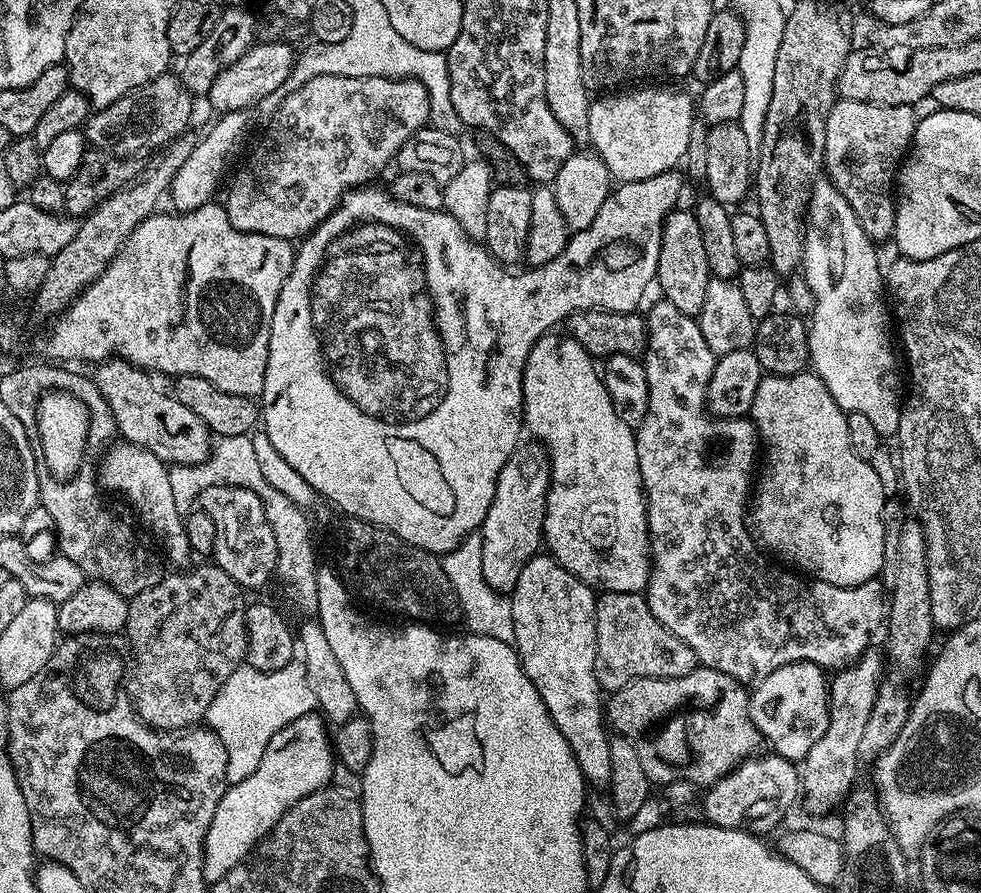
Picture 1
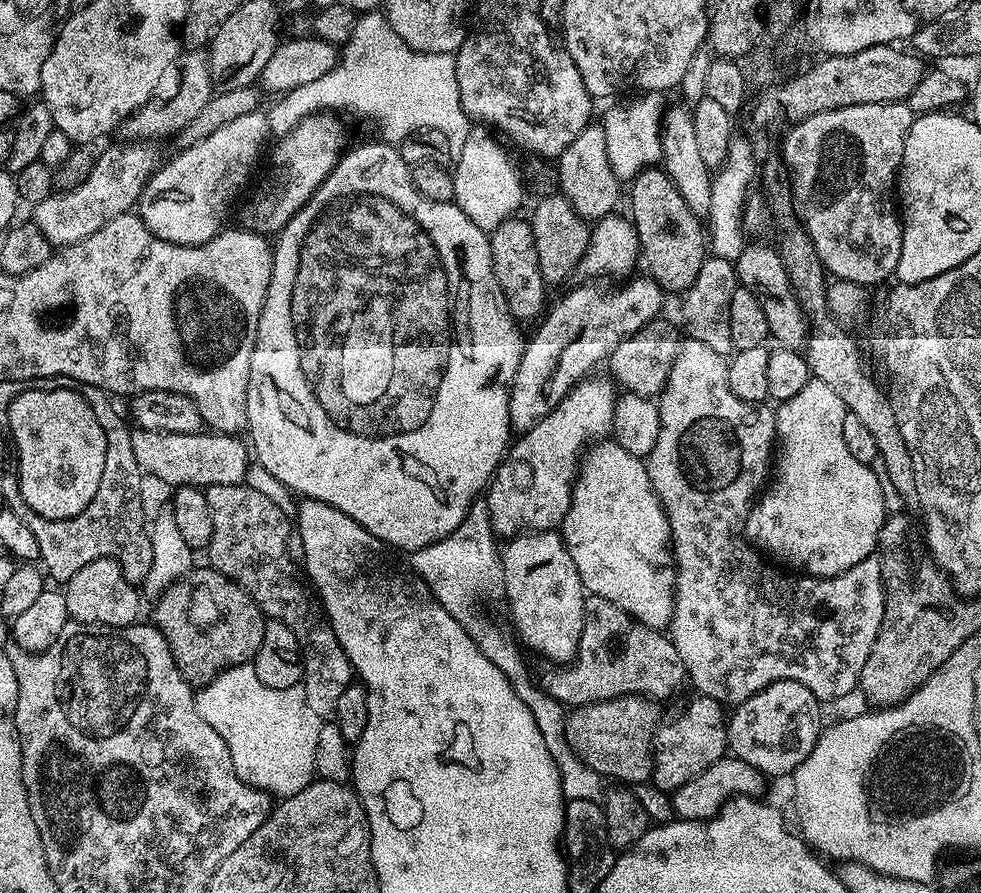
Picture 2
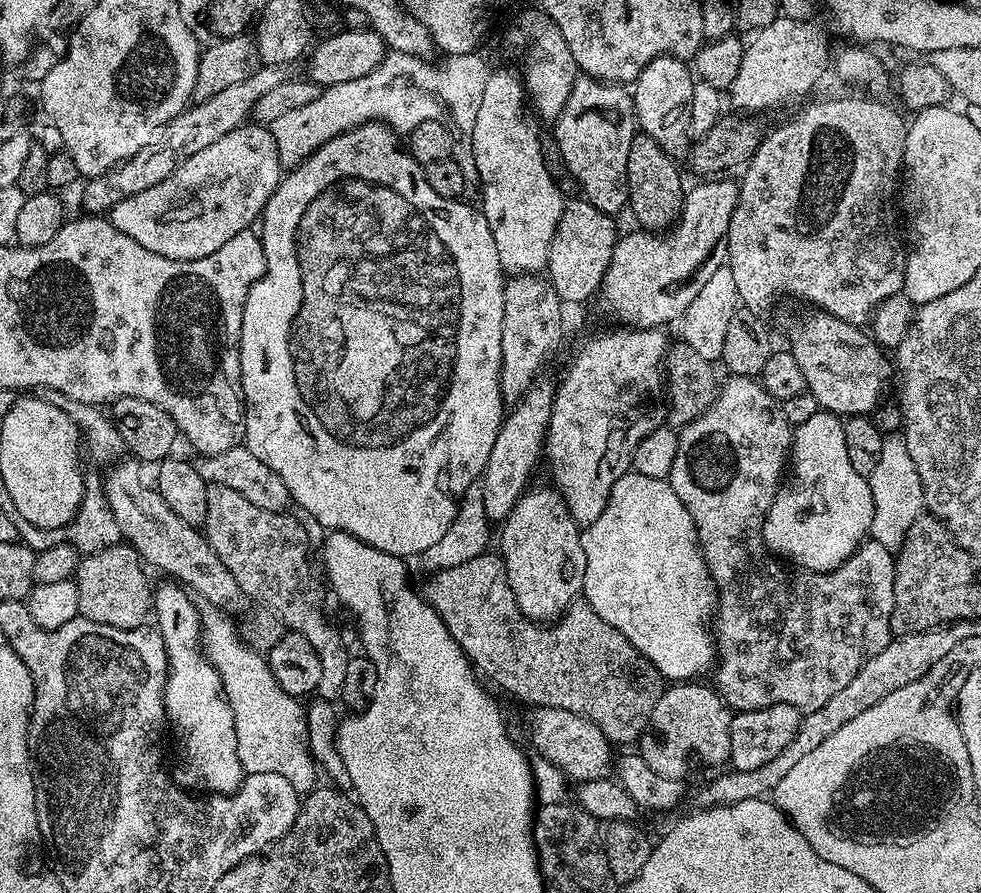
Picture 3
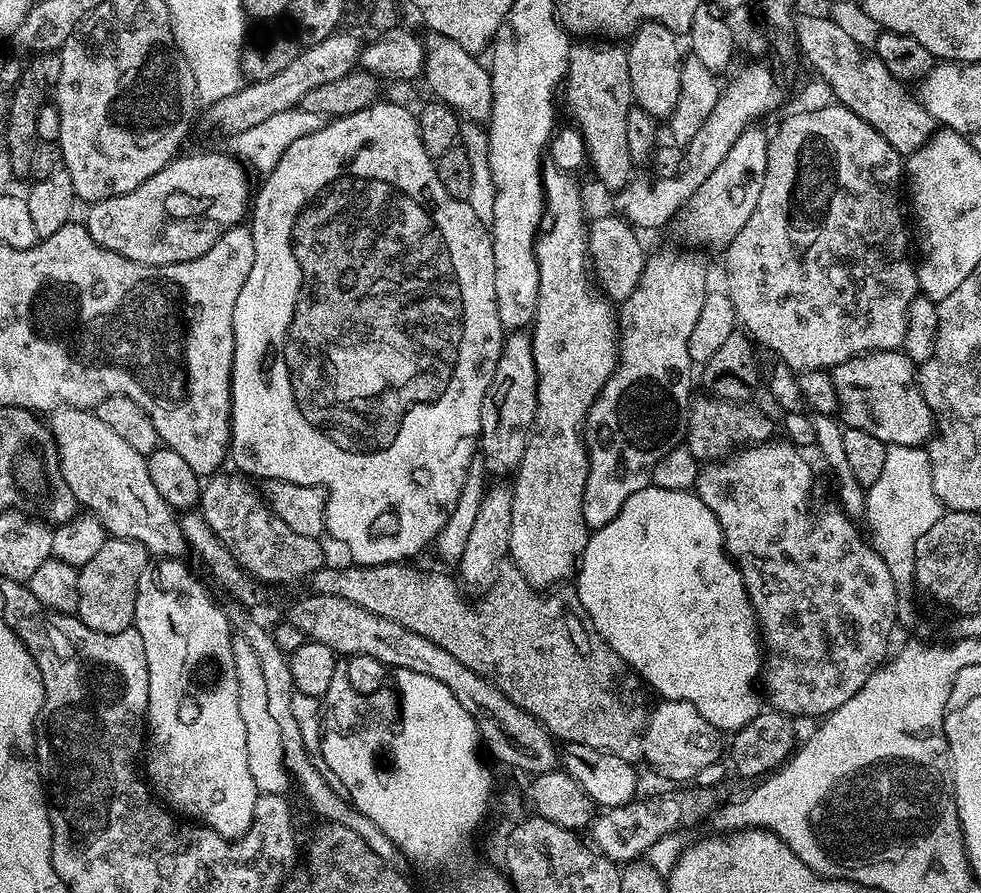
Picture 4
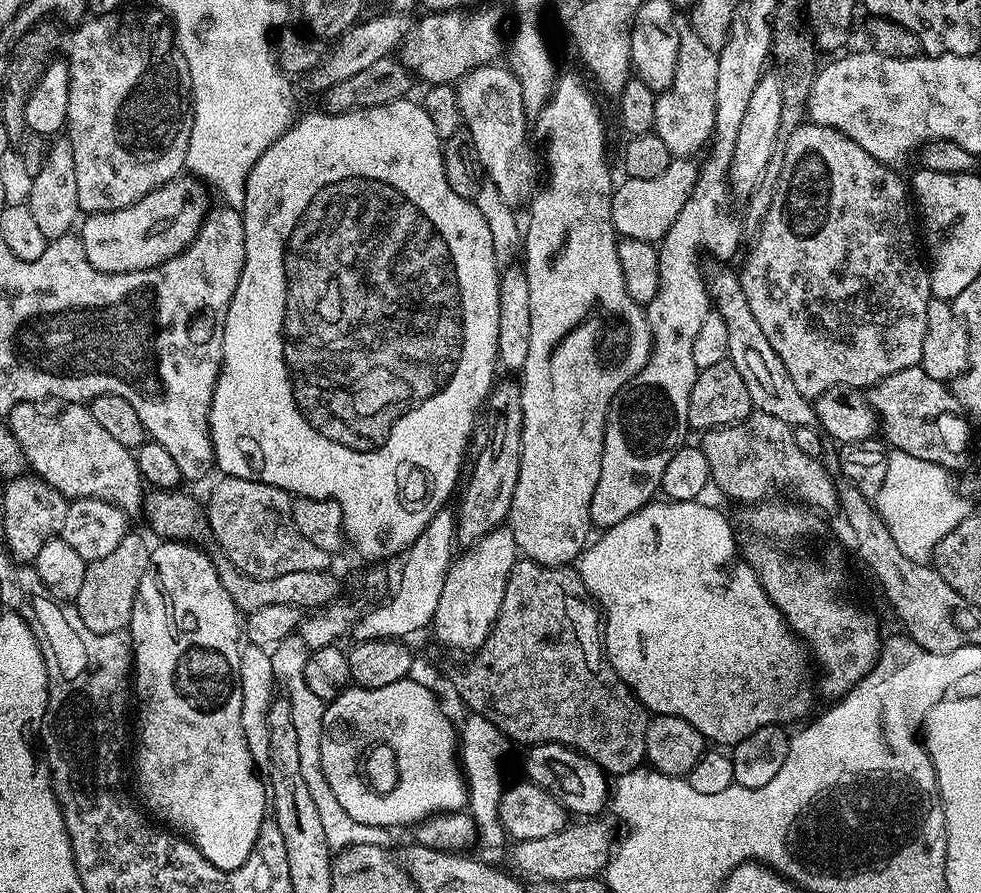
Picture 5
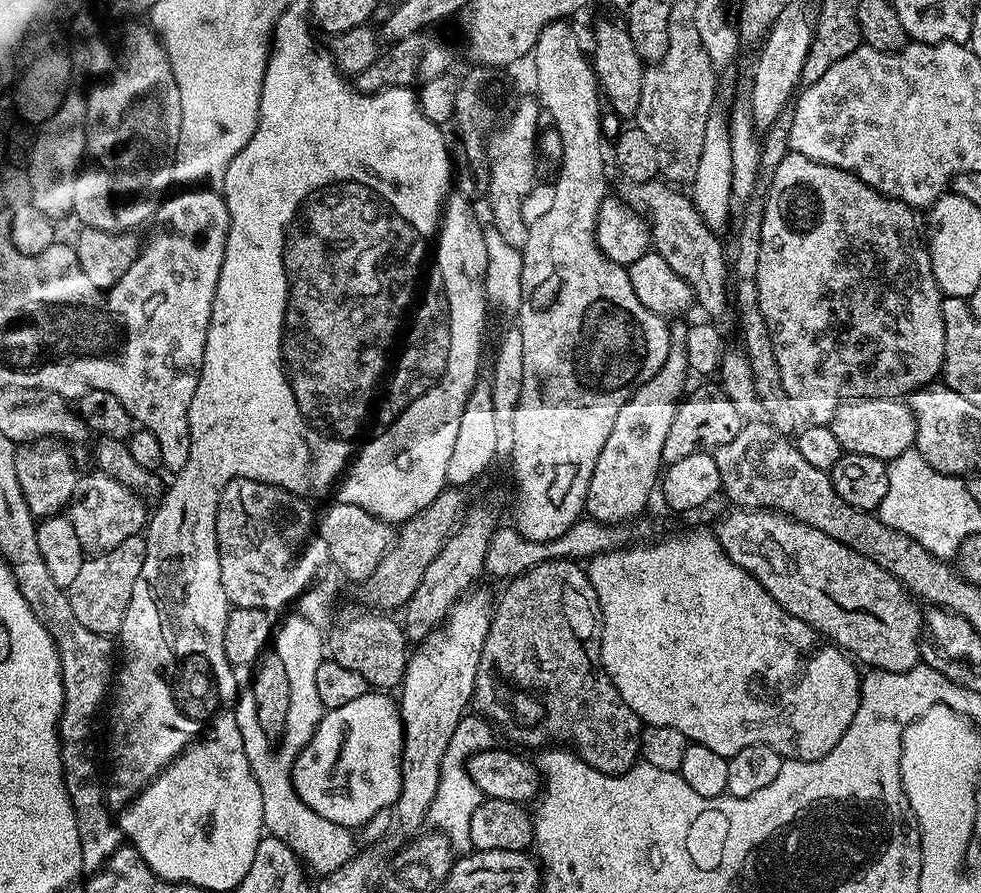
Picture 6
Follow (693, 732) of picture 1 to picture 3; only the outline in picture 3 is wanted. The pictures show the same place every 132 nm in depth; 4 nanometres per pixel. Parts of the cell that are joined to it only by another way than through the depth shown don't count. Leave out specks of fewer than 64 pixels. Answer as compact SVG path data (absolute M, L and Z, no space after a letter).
M533 707L528 716L532 744L547 763L561 769L569 781L583 782L608 776L614 768L614 745L594 722L570 710Z

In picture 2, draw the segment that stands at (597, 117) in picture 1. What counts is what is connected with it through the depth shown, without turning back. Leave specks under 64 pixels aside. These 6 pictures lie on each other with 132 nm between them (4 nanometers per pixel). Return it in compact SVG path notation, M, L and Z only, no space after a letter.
M640 94L629 104L620 104L608 112L608 117L602 120L606 134L606 150L610 154L610 170L622 182L630 182L645 168L651 168L661 163L662 138L660 130L664 122L666 104L656 94Z

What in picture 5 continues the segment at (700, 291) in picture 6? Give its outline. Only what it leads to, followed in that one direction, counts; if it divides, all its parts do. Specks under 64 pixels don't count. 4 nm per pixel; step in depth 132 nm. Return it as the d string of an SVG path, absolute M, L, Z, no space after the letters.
M718 270L708 276L708 295L713 309L726 323L728 359L750 390L753 407L760 412L771 414L792 427L810 425L815 427L816 409L804 395L799 394L797 387L790 381L782 360L774 350L772 339L763 326L760 318L753 315L748 299L739 280L733 271Z

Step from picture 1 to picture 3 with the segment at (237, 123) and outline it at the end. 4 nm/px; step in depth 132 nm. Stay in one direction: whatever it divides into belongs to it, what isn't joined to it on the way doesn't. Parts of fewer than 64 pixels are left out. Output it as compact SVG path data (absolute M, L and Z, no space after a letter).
M246 122L232 130L230 134L218 139L213 145L206 146L197 154L191 155L186 162L182 162L182 166L178 166L178 170L174 170L174 174L170 174L170 178L162 178L162 182L158 182L158 186L150 186L150 190L142 190L142 194L127 196L122 202L118 202L110 210L110 219L115 228L122 230L122 234L134 238L134 242L146 246L146 250L154 250L154 254L162 254L162 258L170 258L171 260L194 261L212 254L219 247L224 246L230 238L234 238L235 234L247 231L252 226L251 223L261 217L265 205L268 204L269 198L272 197L281 179L282 169L278 162L278 146L274 141L271 129L255 122Z

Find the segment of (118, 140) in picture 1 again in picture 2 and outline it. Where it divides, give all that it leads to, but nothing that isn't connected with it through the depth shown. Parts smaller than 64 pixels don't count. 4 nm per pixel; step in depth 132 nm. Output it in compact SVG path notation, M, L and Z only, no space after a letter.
M184 50L178 57L178 69L180 68L180 81L176 84L172 96L157 94L151 100L147 100L137 112L132 112L121 123L118 136L124 142L158 142L162 136L173 133L179 134L198 113L206 107L206 102L214 95L214 85L208 54L204 50Z

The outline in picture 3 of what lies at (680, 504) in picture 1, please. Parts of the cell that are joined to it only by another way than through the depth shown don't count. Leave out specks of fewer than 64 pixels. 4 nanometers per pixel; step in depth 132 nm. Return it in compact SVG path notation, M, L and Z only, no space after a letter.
M750 376L727 377L728 381L719 385L715 400L712 405L697 420L691 420L683 425L678 432L678 454L674 458L674 466L666 477L668 485L682 498L686 510L690 510L690 518L694 518L696 527L696 541L700 544L700 552L704 561L708 564L708 572L712 576L712 583L716 586L718 603L714 613L714 643L718 659L714 664L716 681L714 687L723 698L725 704L736 712L749 712L750 710L762 710L766 706L794 706L801 714L818 710L838 690L854 679L854 674L866 666L874 654L880 653L888 641L893 639L894 633L890 626L890 614L894 610L894 570L896 569L896 557L893 549L886 548L874 539L867 539L863 545L856 549L856 553L842 566L838 566L829 572L806 572L801 571L797 580L791 580L784 573L785 565L777 557L769 554L764 546L764 519L770 510L770 506L776 497L776 491L780 489L782 477L786 472L786 461L790 456L792 446L793 429L784 417L784 409L781 405L761 386L759 379Z

